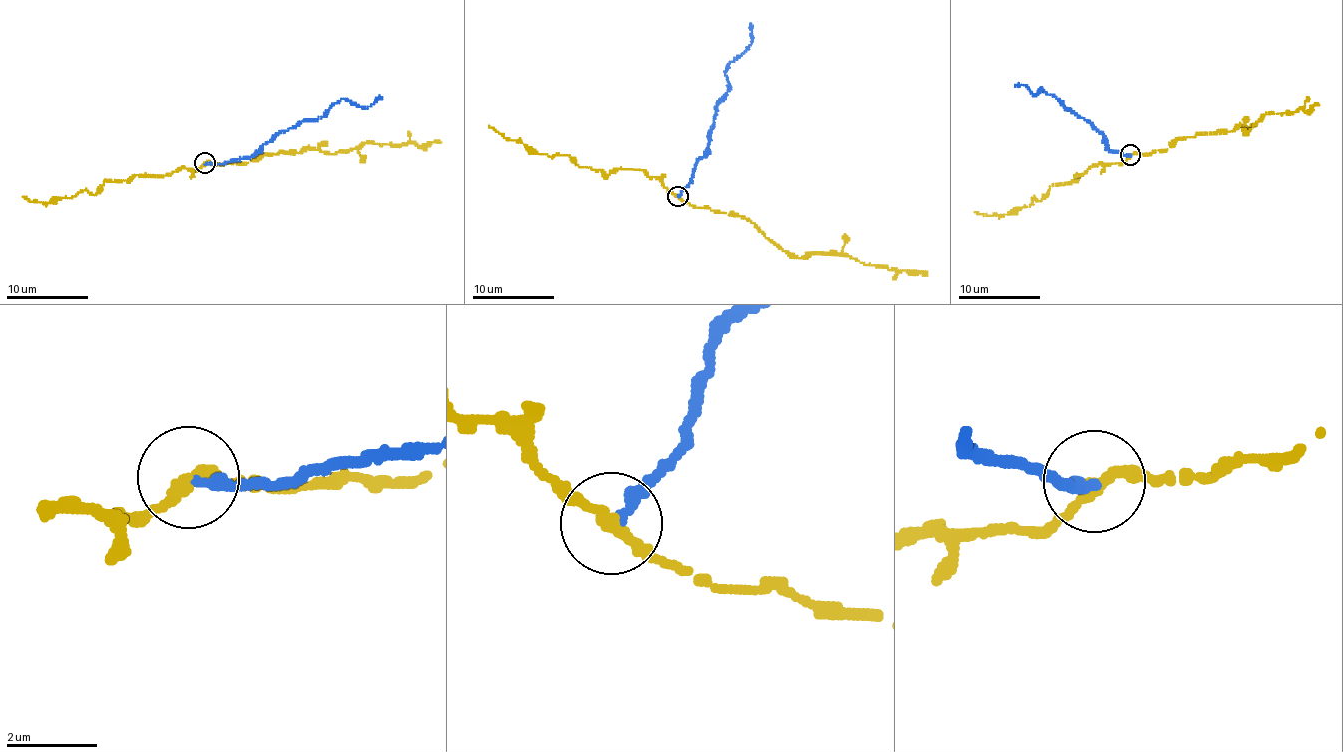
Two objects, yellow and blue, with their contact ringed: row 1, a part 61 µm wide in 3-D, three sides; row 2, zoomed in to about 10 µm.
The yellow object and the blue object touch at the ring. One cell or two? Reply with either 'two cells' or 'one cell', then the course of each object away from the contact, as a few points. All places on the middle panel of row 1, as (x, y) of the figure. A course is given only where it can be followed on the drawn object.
two cells; yellow runs (677, 197), (697, 208), (749, 218), (766, 238), (799, 258), (823, 254), (851, 256), (866, 265), (927, 275); blue runs (677, 196), (690, 181), (695, 164), (707, 146), (716, 104), (729, 85), (725, 71), (751, 43), (751, 23)

